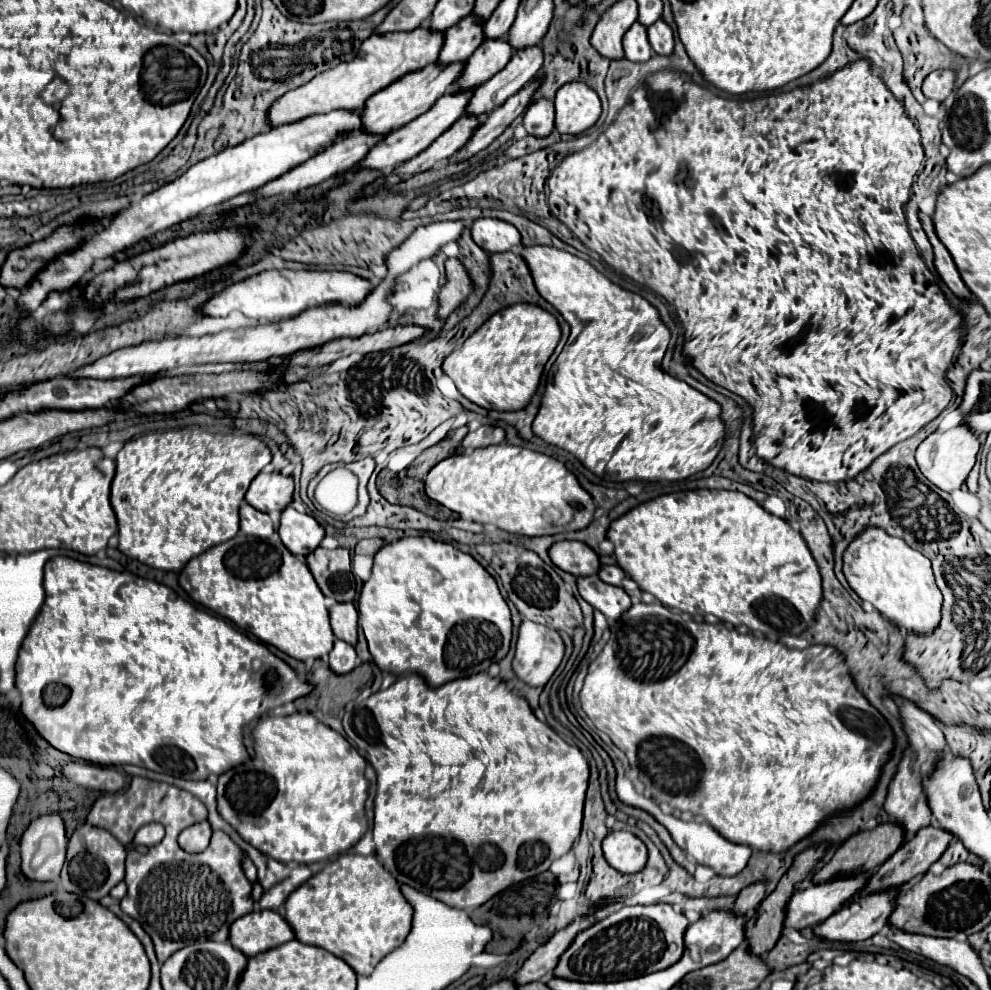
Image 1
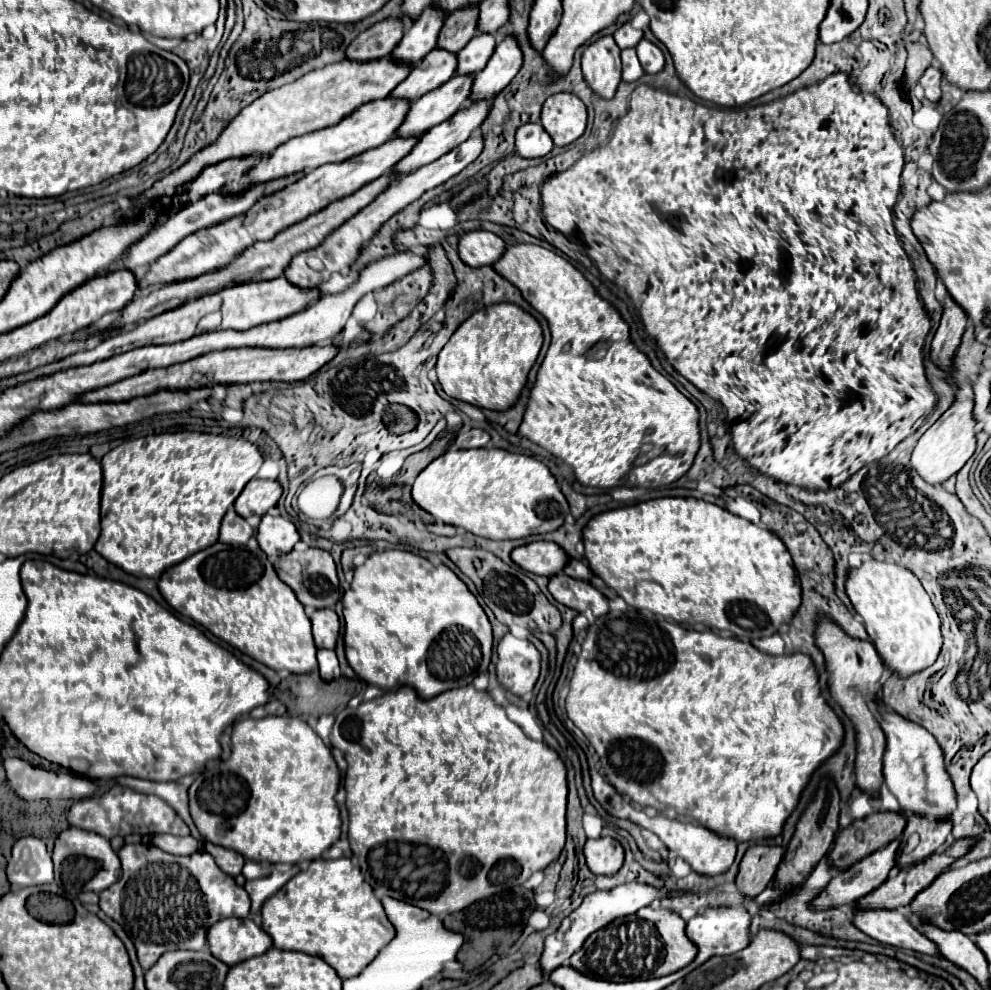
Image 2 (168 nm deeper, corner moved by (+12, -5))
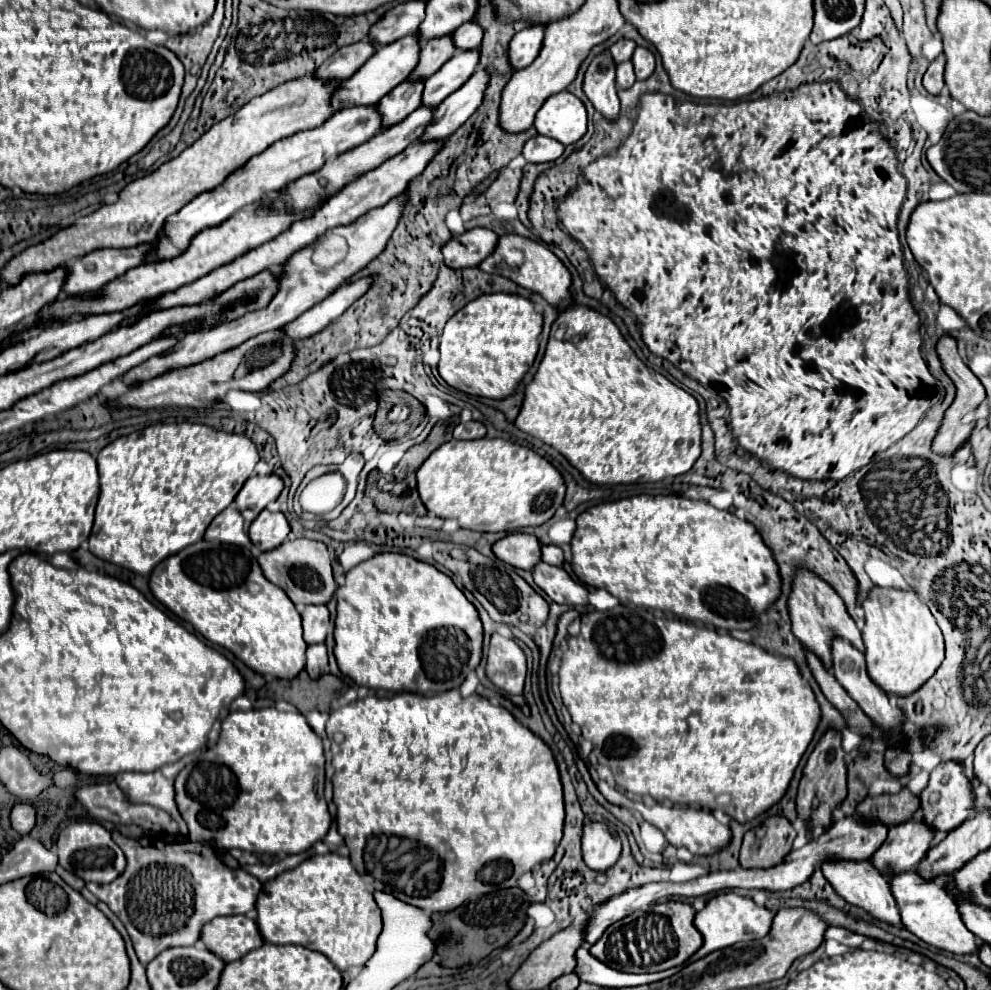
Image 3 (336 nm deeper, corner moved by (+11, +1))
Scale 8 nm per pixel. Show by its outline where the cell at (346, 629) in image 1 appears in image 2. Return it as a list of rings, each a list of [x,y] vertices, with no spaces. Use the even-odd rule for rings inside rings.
[[[318,609],[310,615],[314,643],[318,649],[334,649],[340,635],[340,619],[334,609]]]

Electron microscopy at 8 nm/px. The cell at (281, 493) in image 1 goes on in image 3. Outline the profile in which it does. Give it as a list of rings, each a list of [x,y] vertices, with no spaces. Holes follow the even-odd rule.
[[[253,475],[245,481],[243,489],[235,497],[235,505],[239,511],[255,509],[263,511],[267,503],[275,501],[283,489],[283,481],[277,475]]]

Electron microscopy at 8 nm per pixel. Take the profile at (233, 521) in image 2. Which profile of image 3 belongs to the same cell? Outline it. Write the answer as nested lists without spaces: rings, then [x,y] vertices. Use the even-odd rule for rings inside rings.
[[[229,505],[225,511],[221,511],[211,525],[207,527],[205,541],[217,541],[217,543],[227,543],[227,545],[237,545],[237,547],[245,547],[249,543],[245,525],[243,525],[243,517],[237,511],[235,505]]]

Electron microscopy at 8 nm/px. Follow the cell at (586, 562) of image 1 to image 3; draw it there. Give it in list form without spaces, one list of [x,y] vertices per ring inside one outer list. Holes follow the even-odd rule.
[[[525,533],[505,535],[493,543],[491,551],[499,561],[519,569],[533,569],[533,565],[541,561],[541,543],[537,537]]]

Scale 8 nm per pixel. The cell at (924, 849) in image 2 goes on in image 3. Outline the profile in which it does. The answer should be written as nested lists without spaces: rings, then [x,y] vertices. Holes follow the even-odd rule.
[[[947,761],[939,763],[929,779],[929,785],[923,789],[921,797],[921,809],[923,819],[937,831],[951,831],[957,825],[961,825],[967,817],[975,815],[975,799],[973,799],[973,781],[965,775],[965,765],[961,761]]]

